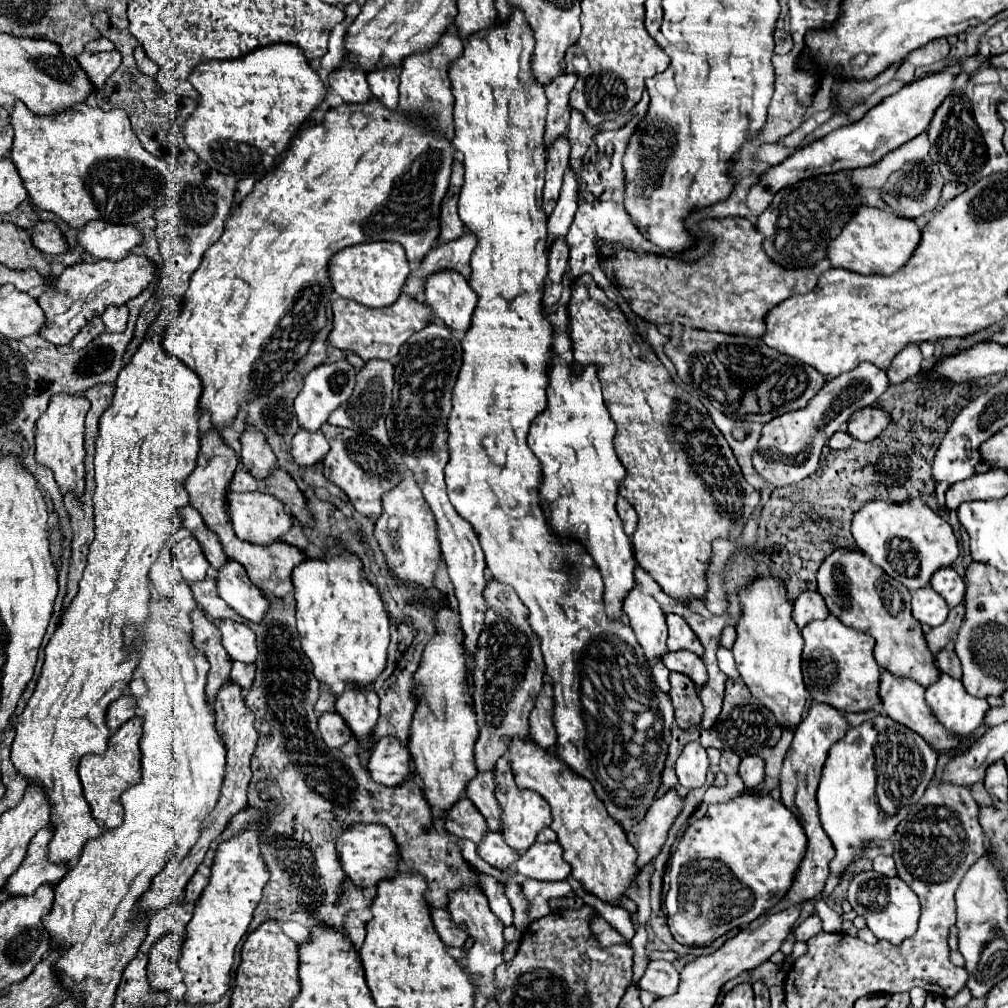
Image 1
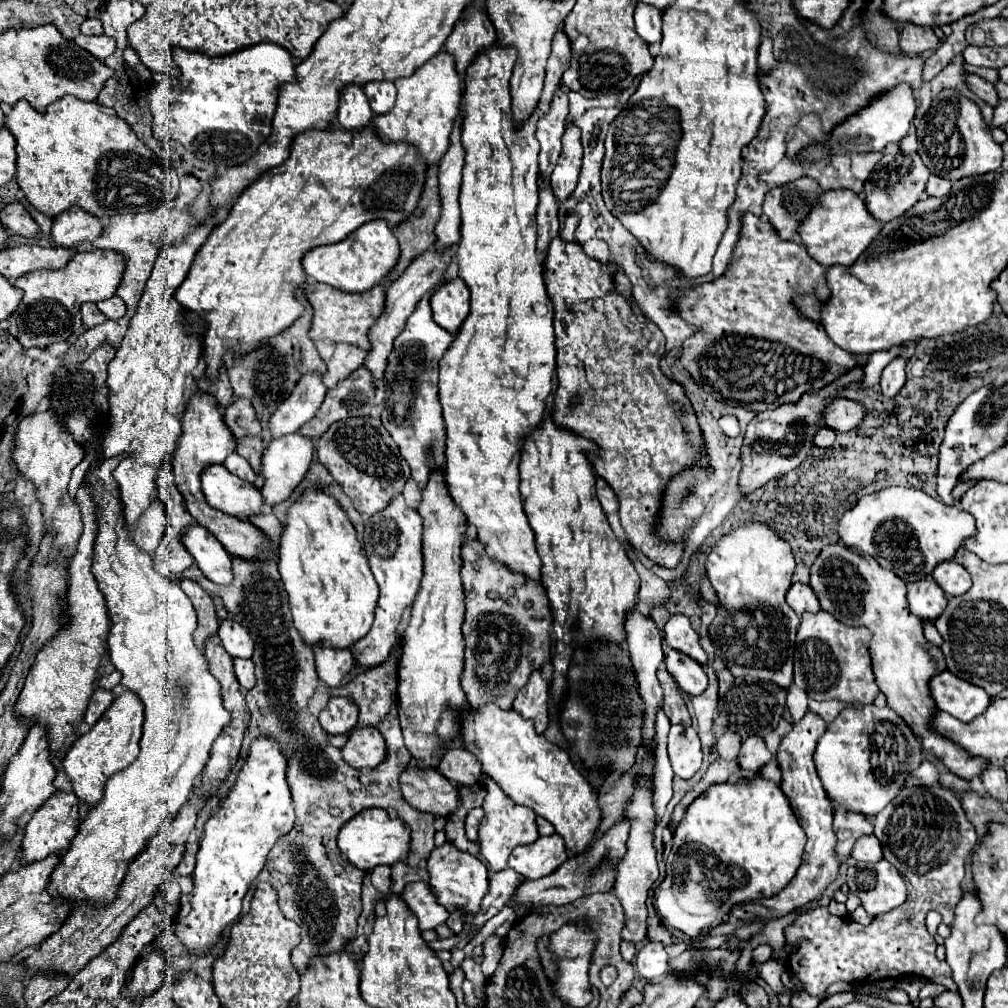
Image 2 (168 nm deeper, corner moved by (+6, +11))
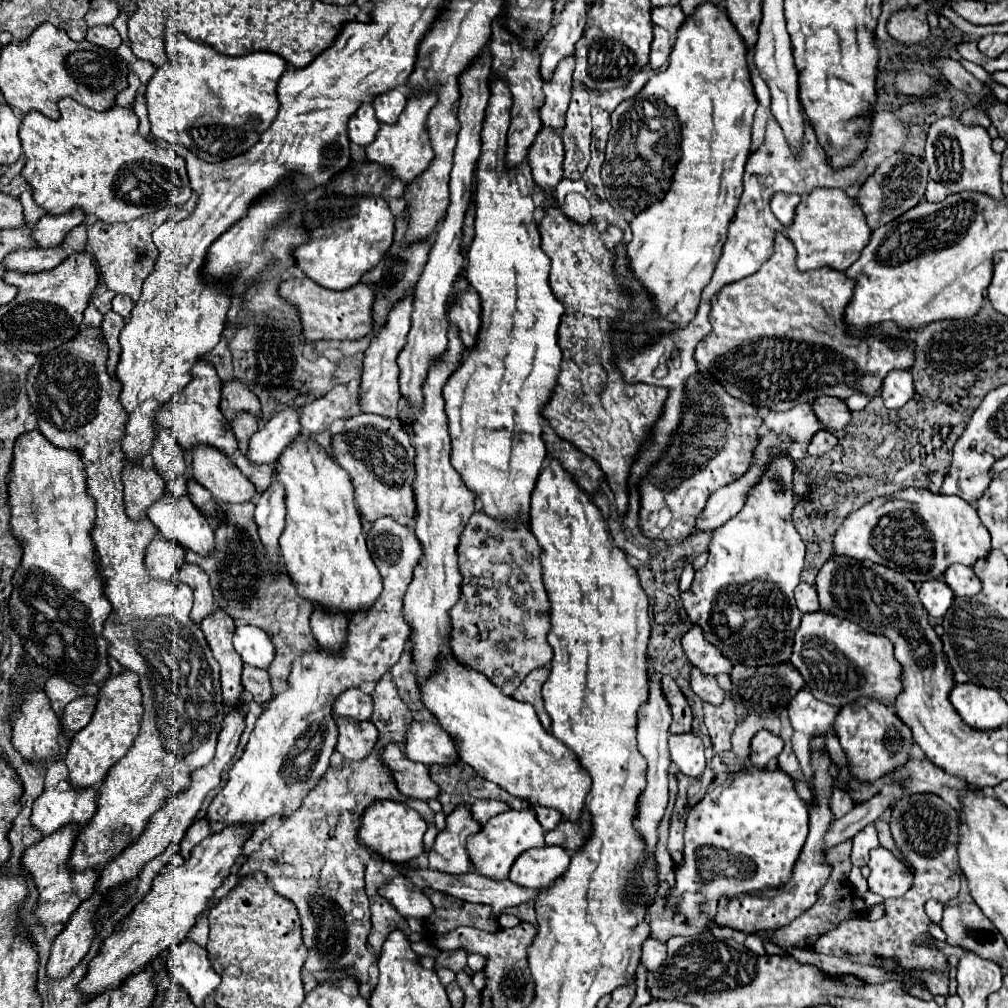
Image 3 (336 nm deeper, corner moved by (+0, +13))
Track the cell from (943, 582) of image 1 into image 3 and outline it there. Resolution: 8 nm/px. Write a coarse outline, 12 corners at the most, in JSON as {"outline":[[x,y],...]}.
{"outline":[[954,564],[946,582],[956,596],[974,596],[982,590],[968,566]]}

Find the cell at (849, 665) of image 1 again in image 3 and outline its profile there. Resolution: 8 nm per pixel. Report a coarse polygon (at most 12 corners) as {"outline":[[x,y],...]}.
{"outline":[[802,614],[790,662],[836,708],[892,706],[902,664],[886,636]]}

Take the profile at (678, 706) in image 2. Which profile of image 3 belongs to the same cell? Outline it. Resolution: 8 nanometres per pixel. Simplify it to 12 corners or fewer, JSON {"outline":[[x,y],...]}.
{"outline":[[662,676],[662,692],[672,712],[670,734],[692,728],[692,710],[678,684]]}

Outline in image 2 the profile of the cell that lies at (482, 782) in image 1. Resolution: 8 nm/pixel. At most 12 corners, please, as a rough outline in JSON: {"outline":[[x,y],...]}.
{"outline":[[464,712],[438,772],[482,772],[564,838],[592,846],[598,794],[518,712]]}

